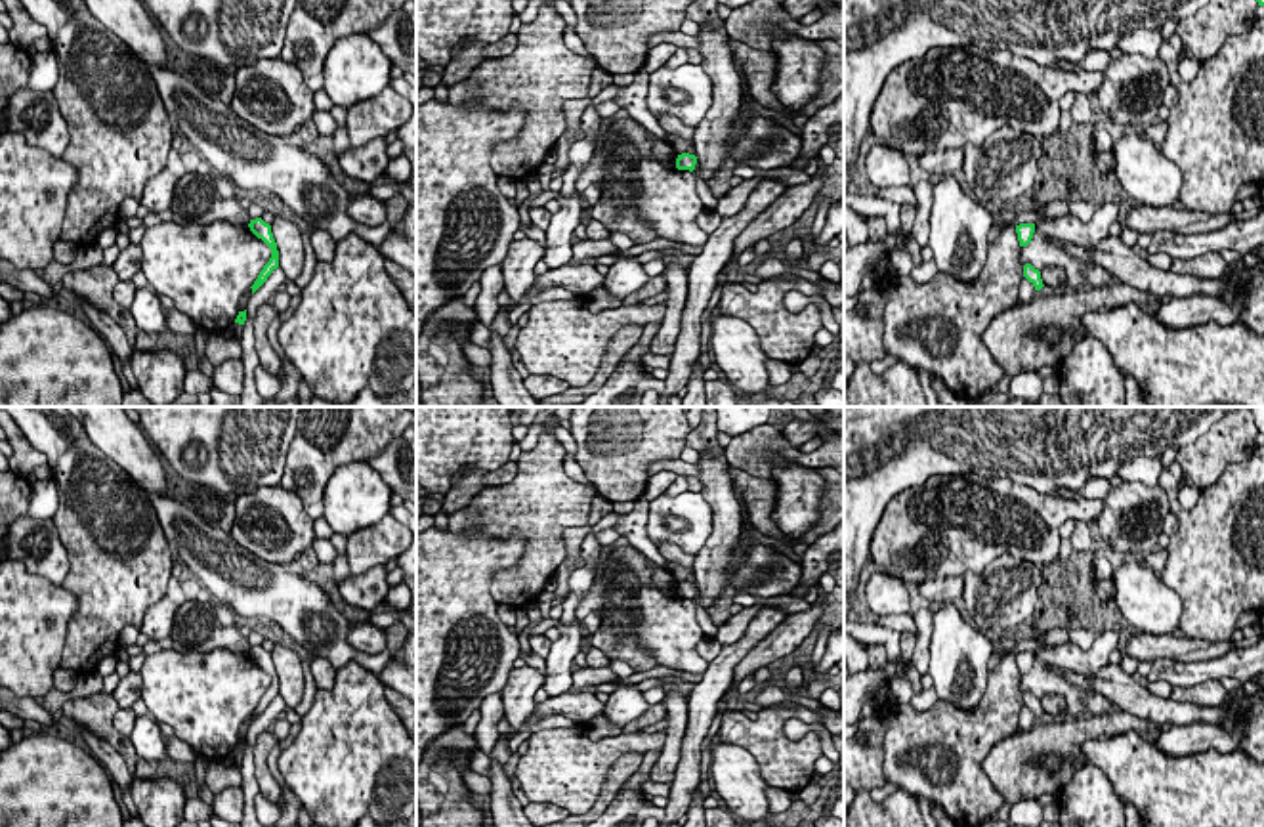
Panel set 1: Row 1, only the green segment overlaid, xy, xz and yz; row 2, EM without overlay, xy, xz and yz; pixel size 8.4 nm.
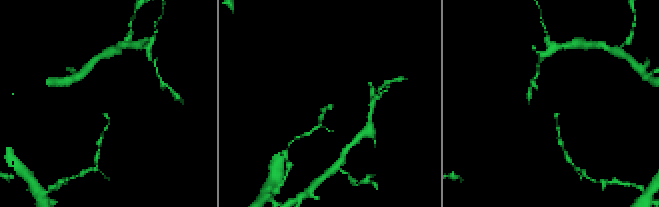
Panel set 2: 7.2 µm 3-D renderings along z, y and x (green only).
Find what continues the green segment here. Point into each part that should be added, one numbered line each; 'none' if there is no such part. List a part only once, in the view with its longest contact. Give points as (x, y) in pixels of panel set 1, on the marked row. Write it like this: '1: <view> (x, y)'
none

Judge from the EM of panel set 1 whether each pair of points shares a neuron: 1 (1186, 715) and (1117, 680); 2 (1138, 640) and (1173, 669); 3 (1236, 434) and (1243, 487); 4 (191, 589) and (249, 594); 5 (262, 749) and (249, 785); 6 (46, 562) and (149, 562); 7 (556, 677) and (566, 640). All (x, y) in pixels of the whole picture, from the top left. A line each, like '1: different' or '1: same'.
1: same
2: different
3: different
4: different
5: different
6: different
7: same

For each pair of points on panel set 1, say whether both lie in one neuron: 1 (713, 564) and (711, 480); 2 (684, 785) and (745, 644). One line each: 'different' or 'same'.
1: same
2: same

